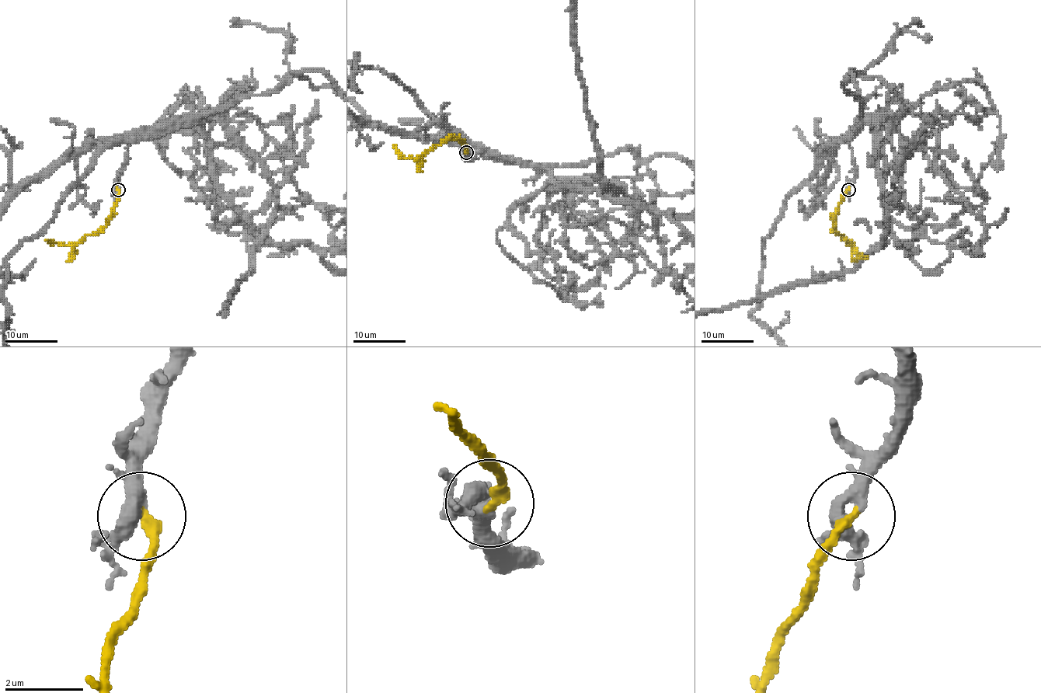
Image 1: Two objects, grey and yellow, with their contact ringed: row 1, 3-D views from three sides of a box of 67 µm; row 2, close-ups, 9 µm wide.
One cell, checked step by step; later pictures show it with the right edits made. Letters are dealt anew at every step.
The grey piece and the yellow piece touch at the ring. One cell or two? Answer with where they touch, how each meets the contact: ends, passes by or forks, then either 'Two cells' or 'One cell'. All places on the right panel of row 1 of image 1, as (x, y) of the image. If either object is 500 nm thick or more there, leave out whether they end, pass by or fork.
Place: (848, 189). At the ring grey forks. At the ring yellow ends. One cell

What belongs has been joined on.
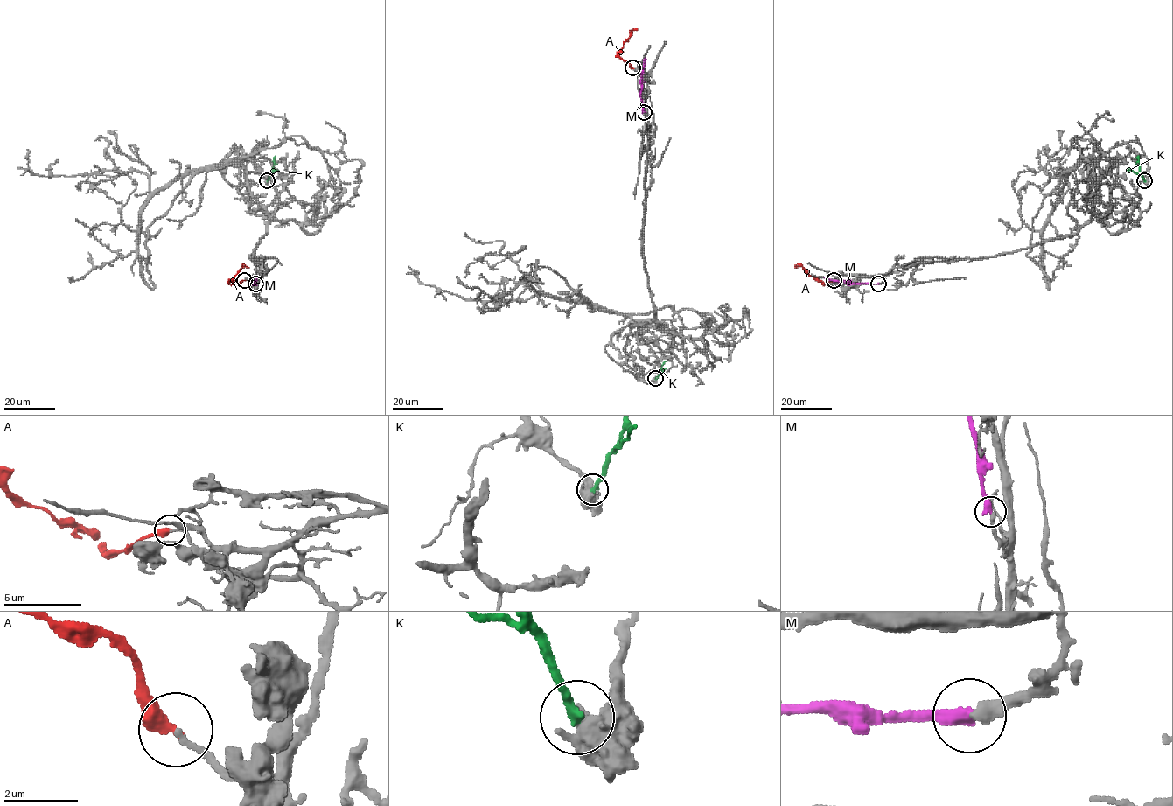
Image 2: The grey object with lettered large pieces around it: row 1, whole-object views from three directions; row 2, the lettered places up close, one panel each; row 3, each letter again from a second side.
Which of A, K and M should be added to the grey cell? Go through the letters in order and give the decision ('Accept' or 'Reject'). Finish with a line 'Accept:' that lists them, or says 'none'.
A: Accept
K: Reject
M: Reject
Accept: A

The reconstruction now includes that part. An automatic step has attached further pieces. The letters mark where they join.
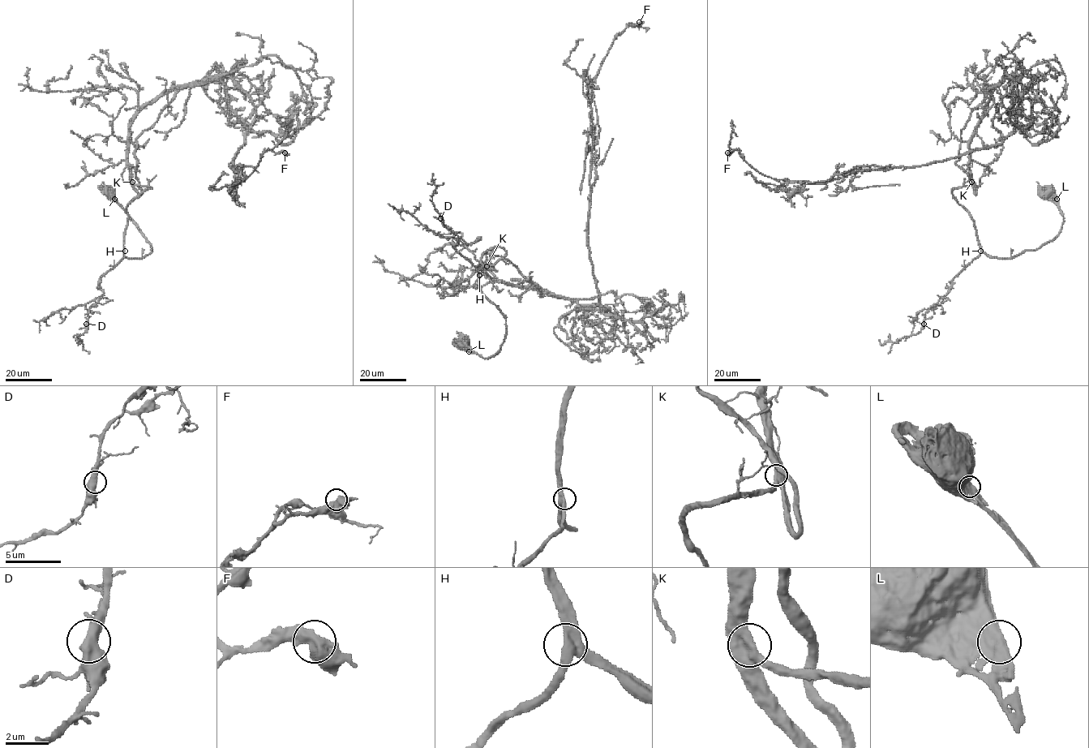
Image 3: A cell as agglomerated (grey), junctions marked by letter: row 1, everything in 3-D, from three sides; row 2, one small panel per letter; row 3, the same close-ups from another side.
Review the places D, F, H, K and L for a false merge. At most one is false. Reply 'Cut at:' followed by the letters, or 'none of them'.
Cut at: none of them

